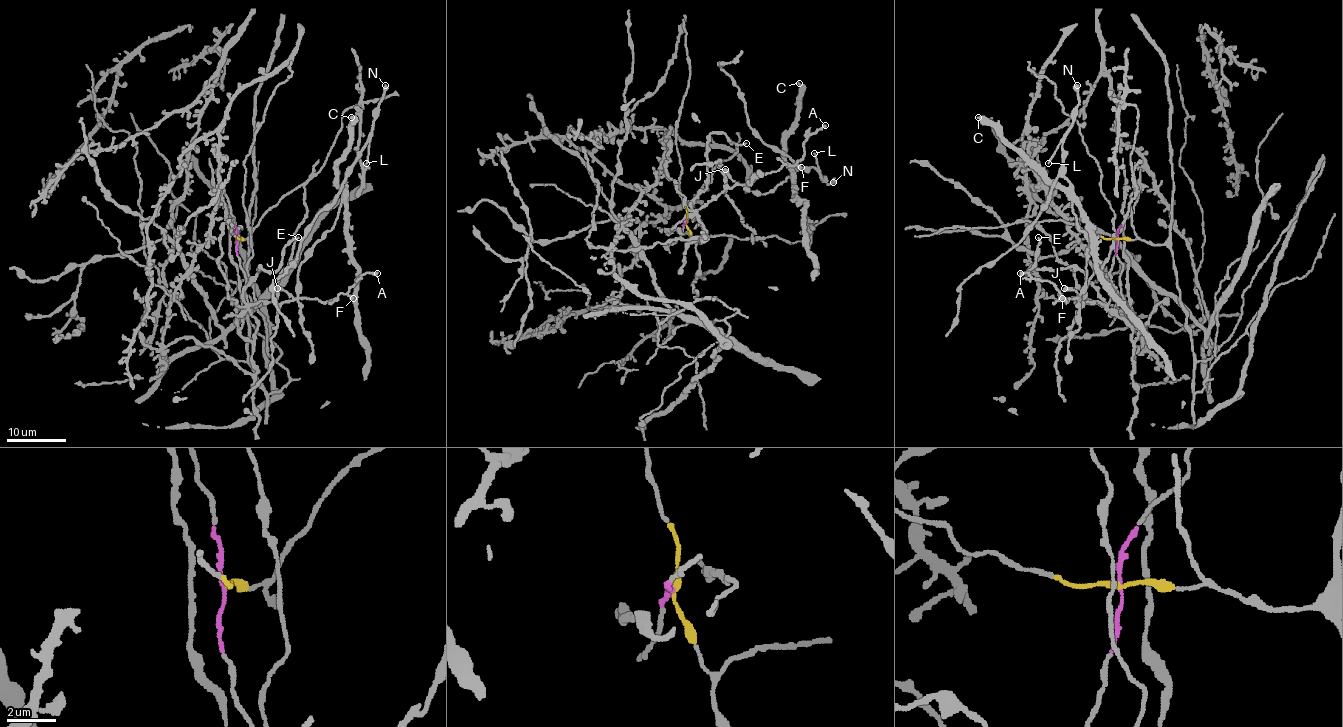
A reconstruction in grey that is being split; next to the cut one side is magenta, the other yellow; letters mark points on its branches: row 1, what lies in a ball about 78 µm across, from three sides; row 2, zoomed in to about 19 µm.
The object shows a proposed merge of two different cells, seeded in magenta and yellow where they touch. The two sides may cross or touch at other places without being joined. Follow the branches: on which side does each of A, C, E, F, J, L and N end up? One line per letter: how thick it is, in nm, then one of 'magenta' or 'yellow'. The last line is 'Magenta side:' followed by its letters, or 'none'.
A: 280 nm | magenta
C: 200 nm | magenta
E: 150 nm | magenta
F: 380 nm | magenta
J: 550 nm | magenta
L: 160 nm | magenta
N: 500 nm | magenta
Magenta side: A, C, E, F, J, L, N

